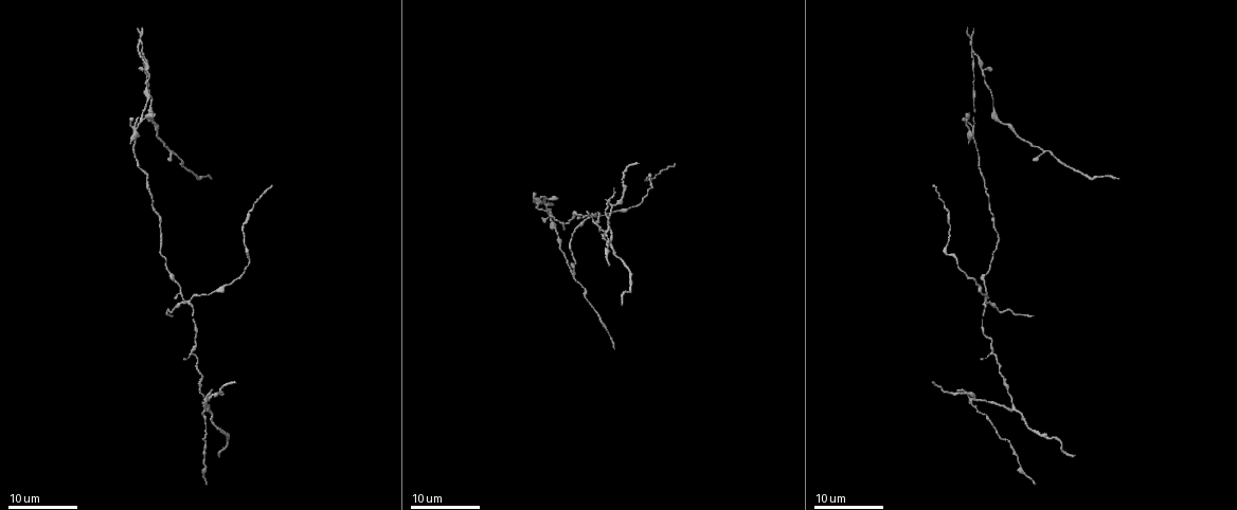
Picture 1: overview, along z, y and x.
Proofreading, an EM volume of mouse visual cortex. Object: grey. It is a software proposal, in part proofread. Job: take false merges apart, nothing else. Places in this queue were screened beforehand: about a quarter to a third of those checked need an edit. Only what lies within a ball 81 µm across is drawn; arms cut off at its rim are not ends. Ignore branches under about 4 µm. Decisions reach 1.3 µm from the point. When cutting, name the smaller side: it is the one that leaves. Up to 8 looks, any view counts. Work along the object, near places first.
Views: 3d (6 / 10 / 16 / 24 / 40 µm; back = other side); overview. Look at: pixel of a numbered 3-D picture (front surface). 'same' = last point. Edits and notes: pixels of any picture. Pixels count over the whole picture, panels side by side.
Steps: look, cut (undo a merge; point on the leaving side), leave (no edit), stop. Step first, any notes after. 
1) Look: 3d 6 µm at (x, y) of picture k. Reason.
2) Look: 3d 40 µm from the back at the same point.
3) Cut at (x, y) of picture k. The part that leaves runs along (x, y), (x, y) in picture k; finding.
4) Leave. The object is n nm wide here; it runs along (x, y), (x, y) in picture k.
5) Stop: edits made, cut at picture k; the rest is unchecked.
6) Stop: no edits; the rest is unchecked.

Look: 3d 24 µm at (188, 300) of picture 1. Four arms meet.

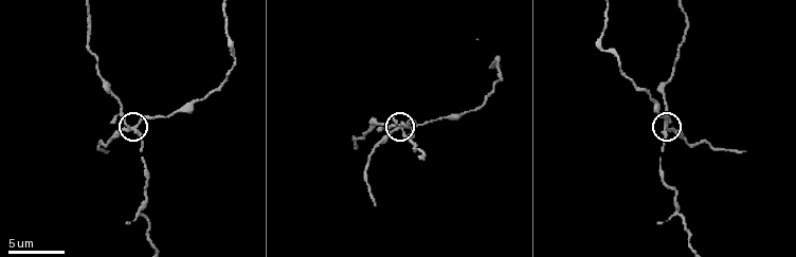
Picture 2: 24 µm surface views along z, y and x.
Look: 3d 10 µm at (135, 128) of picture 2.

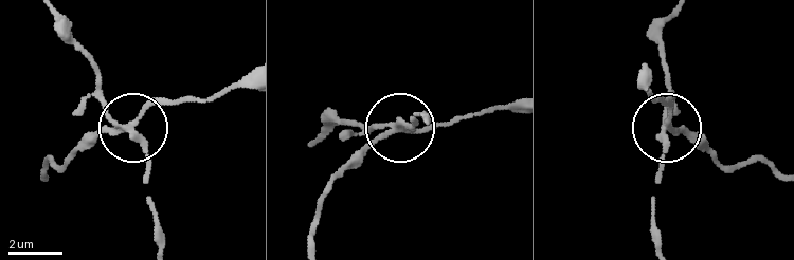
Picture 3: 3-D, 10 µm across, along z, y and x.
Look: 3d 10 µm from the back at (400, 127) of picture 3.

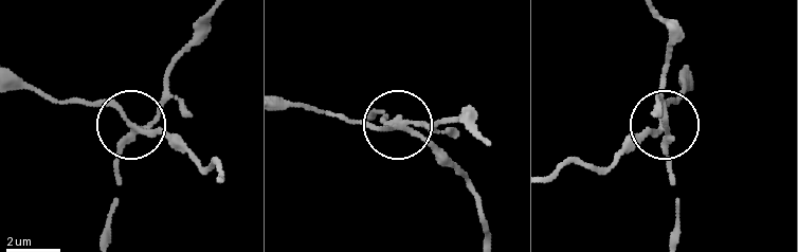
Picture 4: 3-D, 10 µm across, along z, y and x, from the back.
Cut at (168, 137) of picture 4. 4 arms meet here; the part that leaves runs along (134, 125), (109, 106), (61, 104), (20, 86) in picture 4; two neurons meet here.

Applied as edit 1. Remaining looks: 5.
Look: 3d 6 µm at (411, 143) of picture 2. Side arm on a straight run.

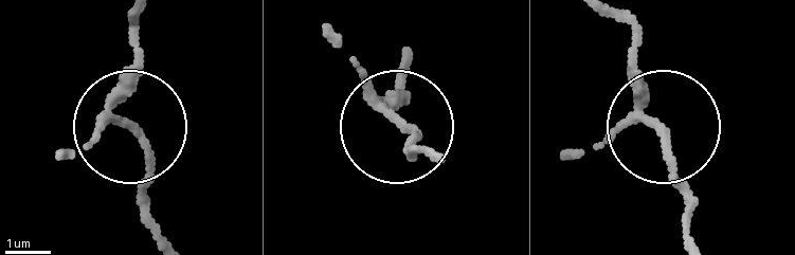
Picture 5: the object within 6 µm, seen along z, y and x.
Leave. 3 arms meet here; all the same neuron.

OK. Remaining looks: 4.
Look: 3d 24 µm at (1012, 408) of picture 1.

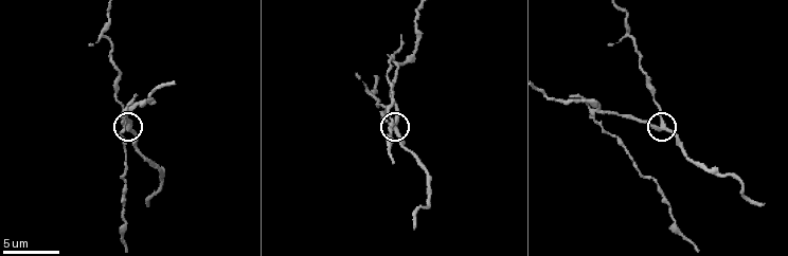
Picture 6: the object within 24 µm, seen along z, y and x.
Look: 3d 6 µm at (663, 126) of picture 6.

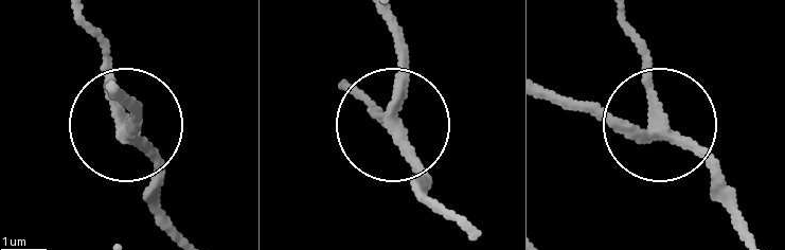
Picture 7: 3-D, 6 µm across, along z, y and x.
Leave. 3 arms meet here; continuous, no second neuron.

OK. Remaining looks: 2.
Stop: edits made, cut at picture 4; the rest is unchecked.

